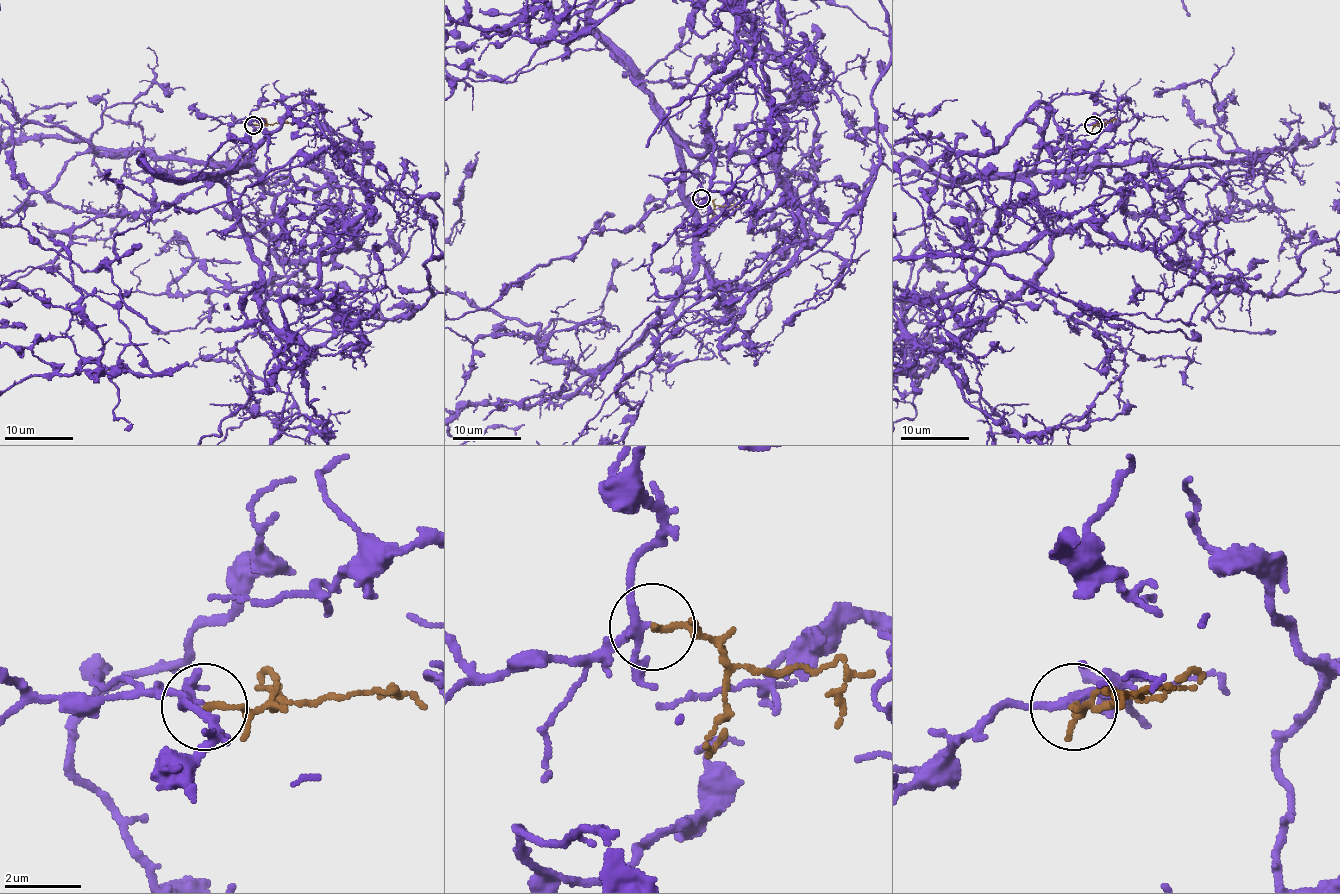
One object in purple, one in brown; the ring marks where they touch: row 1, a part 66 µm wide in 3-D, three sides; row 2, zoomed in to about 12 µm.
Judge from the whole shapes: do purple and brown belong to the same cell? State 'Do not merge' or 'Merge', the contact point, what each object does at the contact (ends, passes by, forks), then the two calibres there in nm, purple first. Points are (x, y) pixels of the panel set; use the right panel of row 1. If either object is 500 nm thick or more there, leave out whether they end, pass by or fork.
Merge. Place: (1093, 125). At the ring purple forks. At the ring brown ends. Thickness 180 nm (purple) against 160 nm

